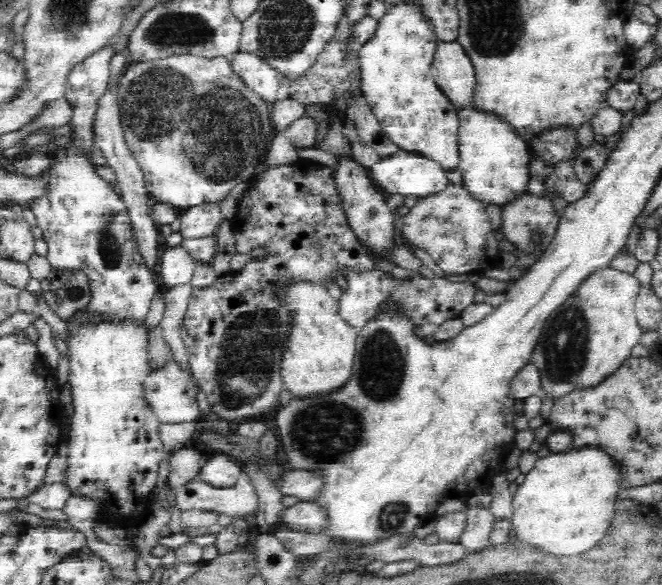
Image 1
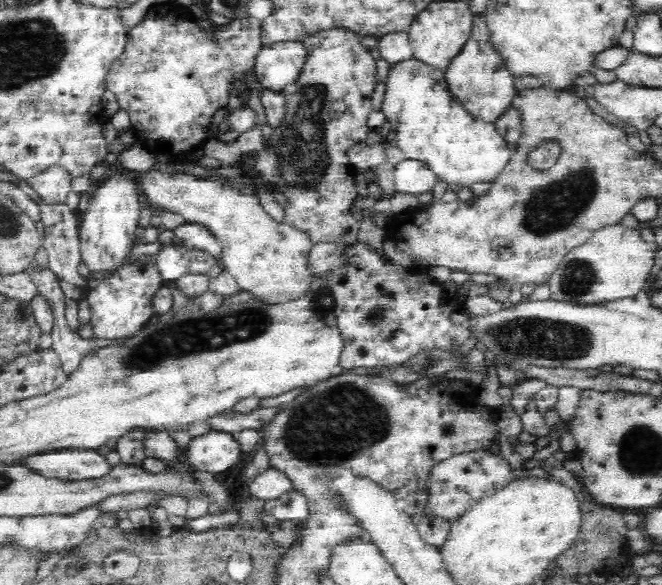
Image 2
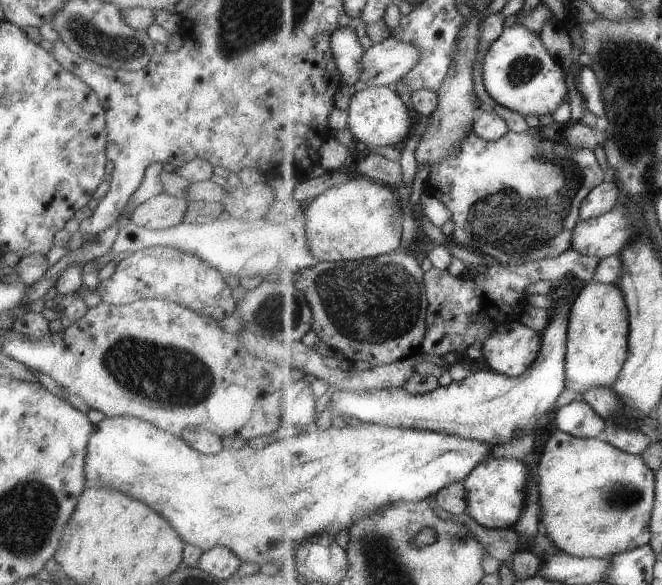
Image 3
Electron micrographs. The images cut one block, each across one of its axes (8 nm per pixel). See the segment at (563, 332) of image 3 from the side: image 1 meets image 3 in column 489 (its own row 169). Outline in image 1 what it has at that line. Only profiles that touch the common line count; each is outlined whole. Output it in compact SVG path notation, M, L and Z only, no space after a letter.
M398 149L394 154L380 159L370 168L370 179L377 189L384 194L401 194L424 198L438 191L444 190L449 181L446 172L438 162L415 153L408 153Z

